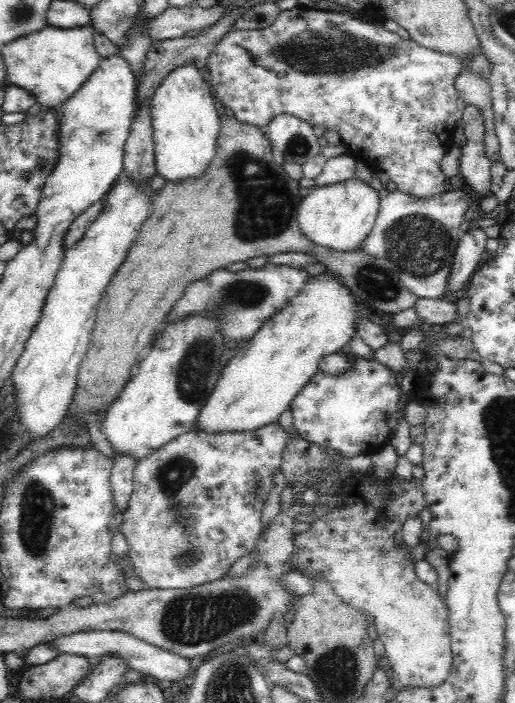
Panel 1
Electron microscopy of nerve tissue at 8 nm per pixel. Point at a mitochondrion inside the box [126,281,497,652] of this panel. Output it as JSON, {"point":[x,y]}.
{"point":[187,620]}

